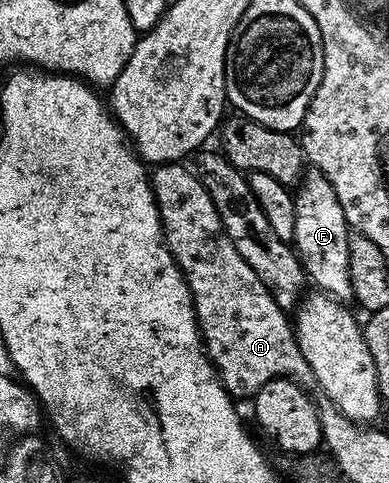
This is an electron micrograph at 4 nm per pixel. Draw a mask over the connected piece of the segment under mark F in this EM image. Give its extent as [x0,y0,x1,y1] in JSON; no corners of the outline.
[292,169,352,300]

